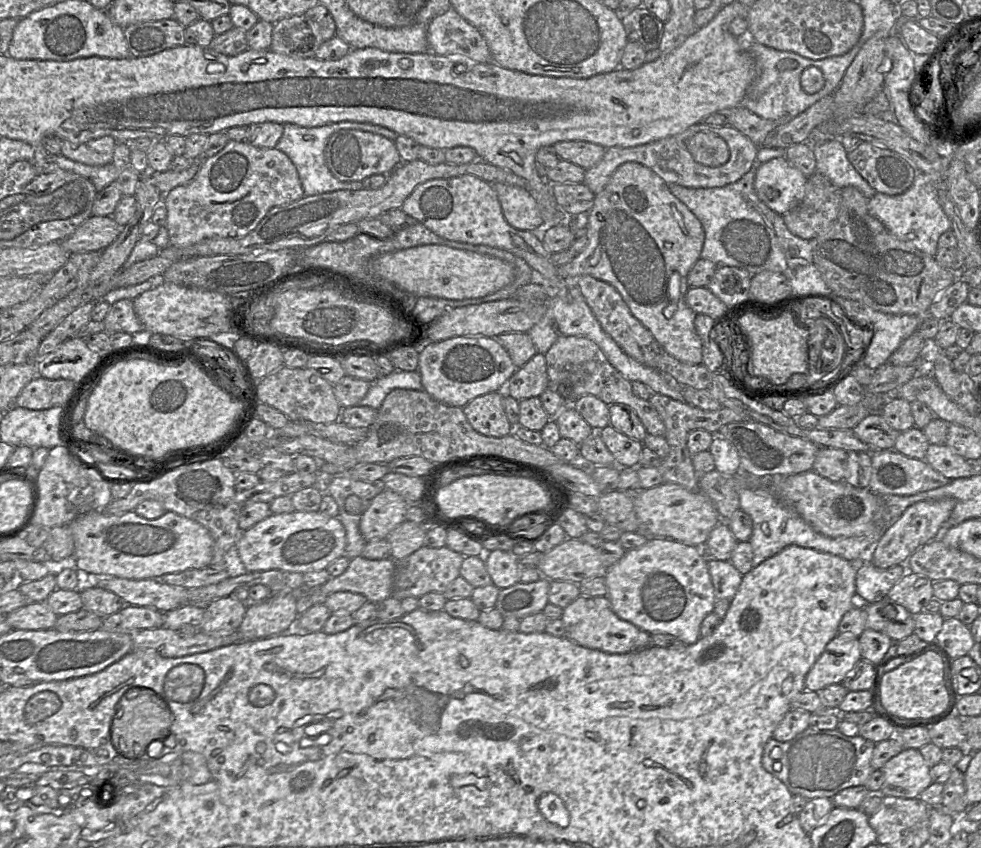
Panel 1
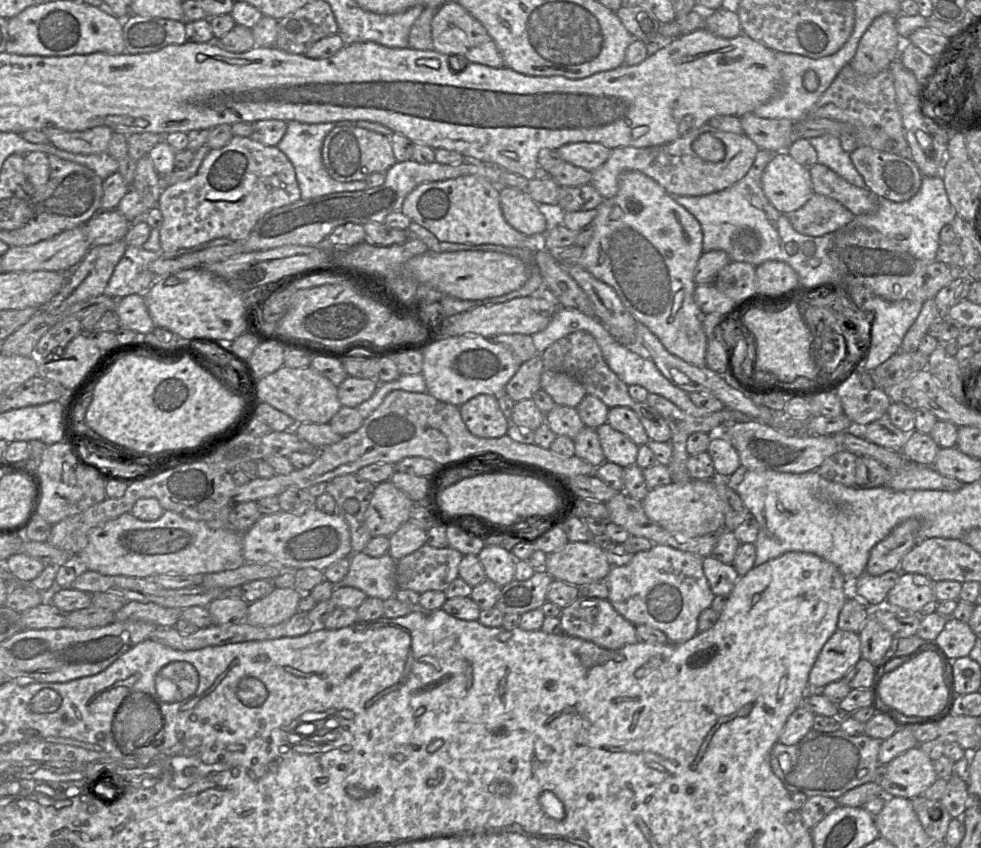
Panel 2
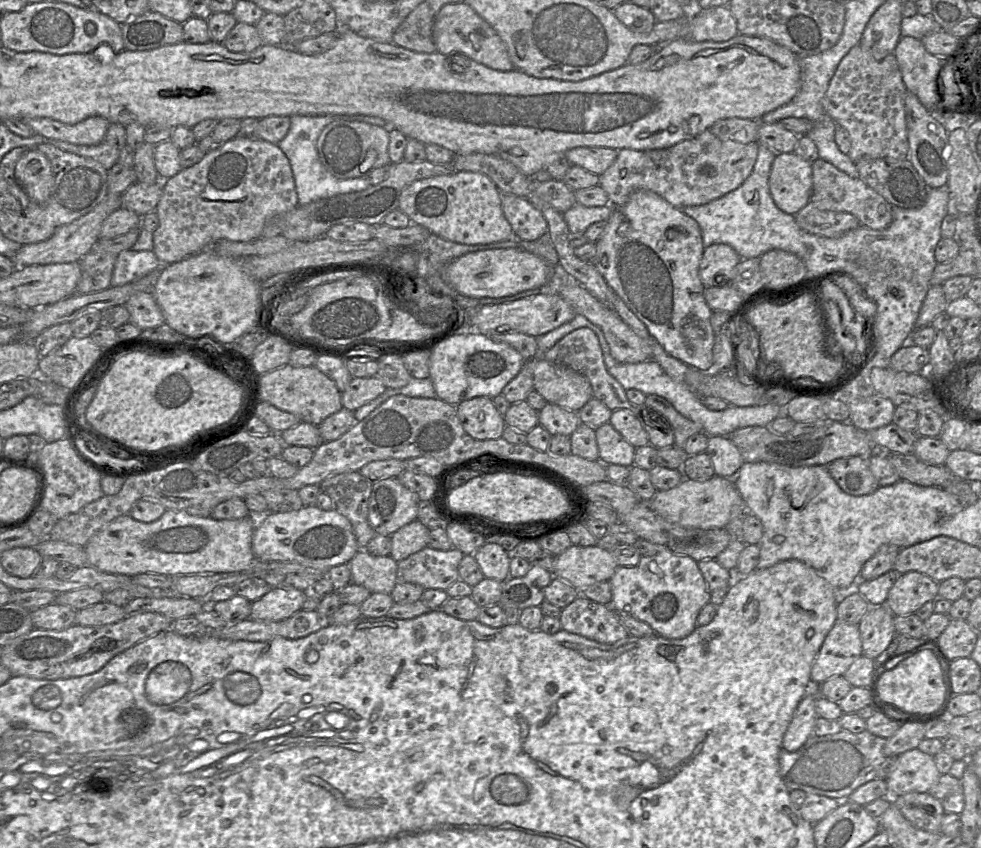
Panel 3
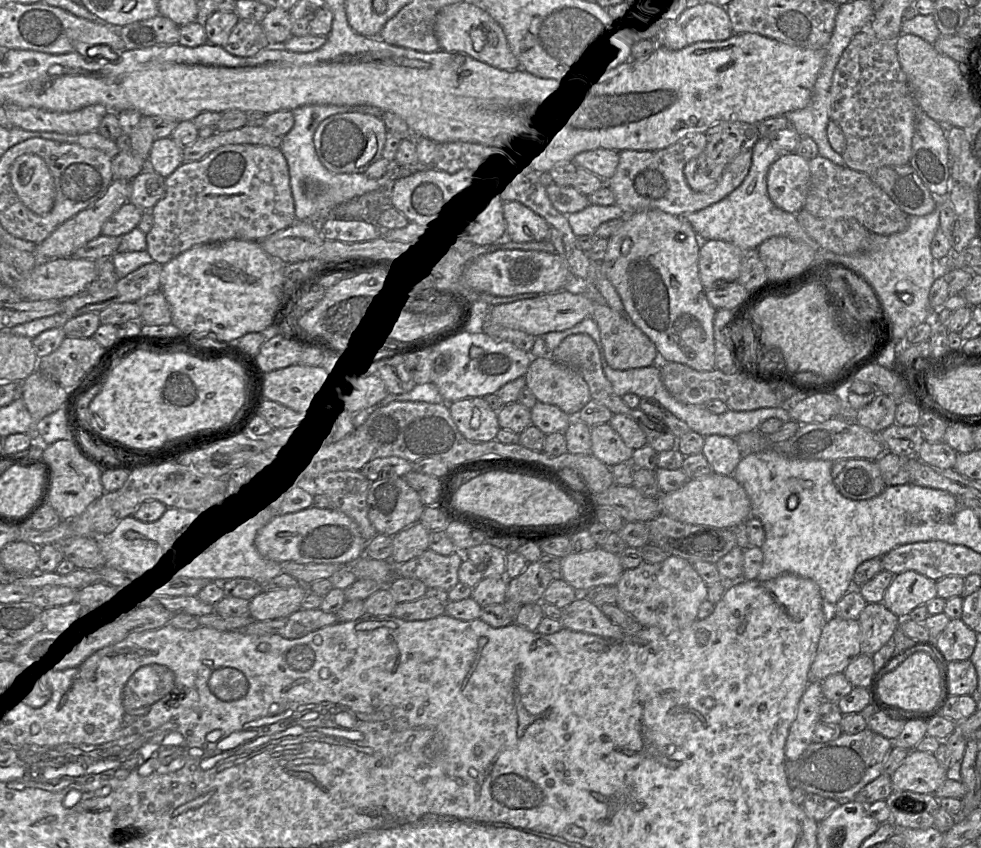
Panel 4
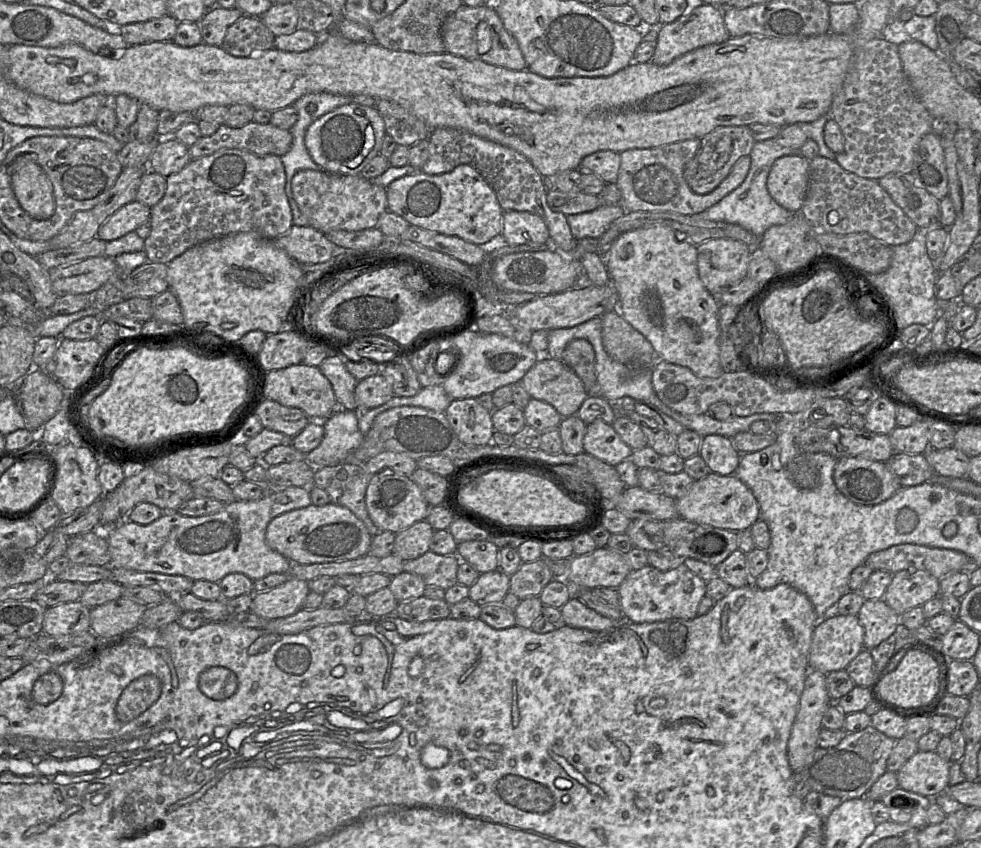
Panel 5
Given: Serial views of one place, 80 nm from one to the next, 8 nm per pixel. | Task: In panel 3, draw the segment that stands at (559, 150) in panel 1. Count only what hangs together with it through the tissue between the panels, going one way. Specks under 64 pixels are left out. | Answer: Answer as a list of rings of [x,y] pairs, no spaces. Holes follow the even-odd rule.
[[[576,147],[564,154],[572,165],[600,176],[614,163],[618,151],[607,147]]]

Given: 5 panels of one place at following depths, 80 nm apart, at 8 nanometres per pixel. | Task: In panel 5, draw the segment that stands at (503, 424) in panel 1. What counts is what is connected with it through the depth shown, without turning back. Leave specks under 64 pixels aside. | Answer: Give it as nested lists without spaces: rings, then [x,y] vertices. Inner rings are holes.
[[[475,398],[452,400],[445,416],[462,443],[482,446],[492,441],[494,427],[491,412]]]

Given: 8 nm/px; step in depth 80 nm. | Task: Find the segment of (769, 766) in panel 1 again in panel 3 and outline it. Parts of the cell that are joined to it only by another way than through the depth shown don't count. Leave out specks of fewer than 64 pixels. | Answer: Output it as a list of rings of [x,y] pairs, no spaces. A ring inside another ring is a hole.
[[[867,729],[860,733],[841,730],[836,734],[818,736],[812,734],[808,740],[794,752],[780,751],[780,776],[787,788],[803,790],[807,795],[822,795],[838,801],[846,800],[857,788],[877,779],[877,771],[885,759],[883,752],[885,738],[876,736]]]

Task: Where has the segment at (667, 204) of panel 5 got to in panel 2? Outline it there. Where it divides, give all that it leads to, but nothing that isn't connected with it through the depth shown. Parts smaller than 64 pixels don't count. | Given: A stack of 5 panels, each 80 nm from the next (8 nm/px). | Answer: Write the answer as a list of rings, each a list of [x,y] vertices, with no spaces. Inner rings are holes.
[[[706,123],[700,128],[663,145],[612,149],[607,161],[592,172],[590,184],[604,199],[610,199],[618,193],[619,177],[622,173],[639,171],[655,180],[673,197],[708,195],[727,189],[739,182],[753,165],[758,150],[759,147],[745,134],[723,132]],[[703,133],[710,133],[724,143],[726,155],[722,161],[705,161],[693,151],[693,142]]]

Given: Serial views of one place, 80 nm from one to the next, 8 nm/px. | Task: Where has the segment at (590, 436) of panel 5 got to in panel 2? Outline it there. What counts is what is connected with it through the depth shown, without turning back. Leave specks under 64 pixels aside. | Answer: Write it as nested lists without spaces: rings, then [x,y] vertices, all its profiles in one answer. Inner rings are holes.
[[[604,423],[597,429],[598,438],[606,461],[623,468],[636,464],[638,445],[628,436]]]

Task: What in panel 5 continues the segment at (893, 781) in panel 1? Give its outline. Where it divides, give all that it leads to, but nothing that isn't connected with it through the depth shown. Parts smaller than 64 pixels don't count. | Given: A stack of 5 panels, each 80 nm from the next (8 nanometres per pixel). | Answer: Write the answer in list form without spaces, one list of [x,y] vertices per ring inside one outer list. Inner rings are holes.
[[[919,750],[896,772],[898,786],[933,799],[949,785],[951,762],[936,751]]]

